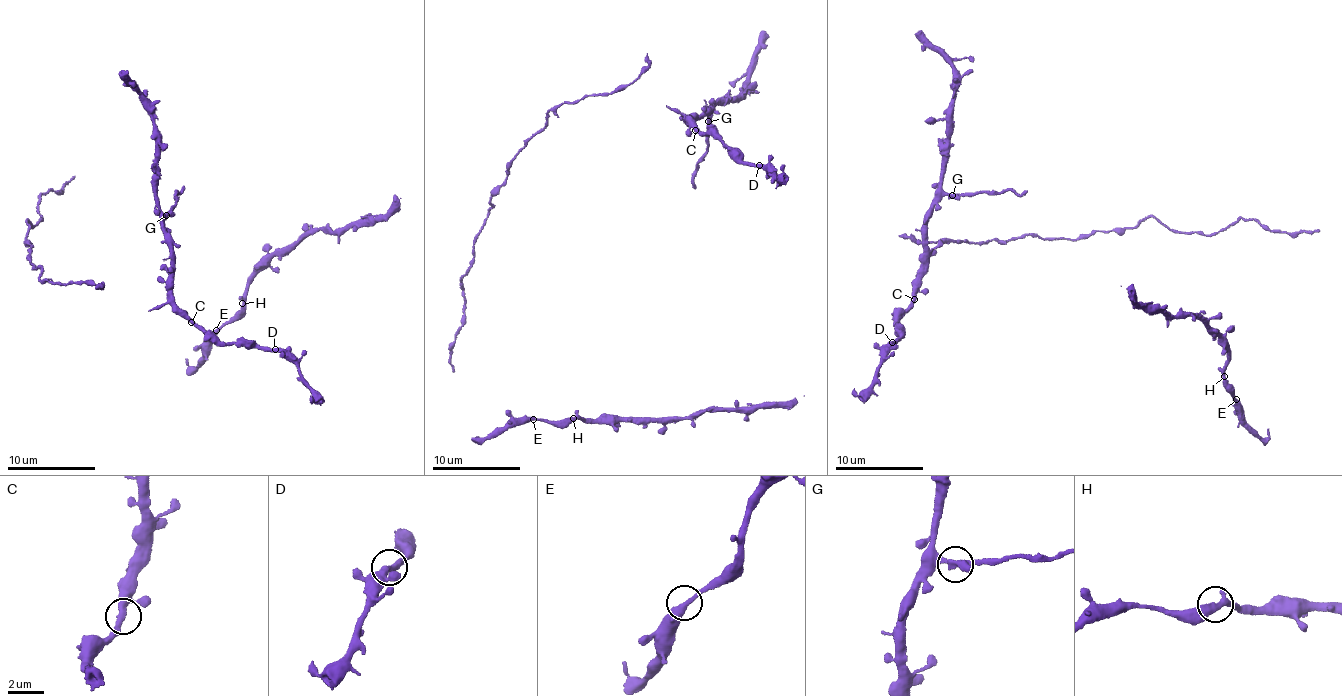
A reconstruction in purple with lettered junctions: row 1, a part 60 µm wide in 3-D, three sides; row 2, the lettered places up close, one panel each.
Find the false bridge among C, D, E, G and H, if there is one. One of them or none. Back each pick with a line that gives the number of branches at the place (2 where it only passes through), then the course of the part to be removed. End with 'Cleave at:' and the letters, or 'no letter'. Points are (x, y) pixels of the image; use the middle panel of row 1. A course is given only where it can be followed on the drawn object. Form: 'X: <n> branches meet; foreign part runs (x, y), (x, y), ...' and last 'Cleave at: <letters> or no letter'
G: 2 branches meet; foreign part runs (708, 121), (706, 155), (695, 172), (694, 188)
Cleave at: G

